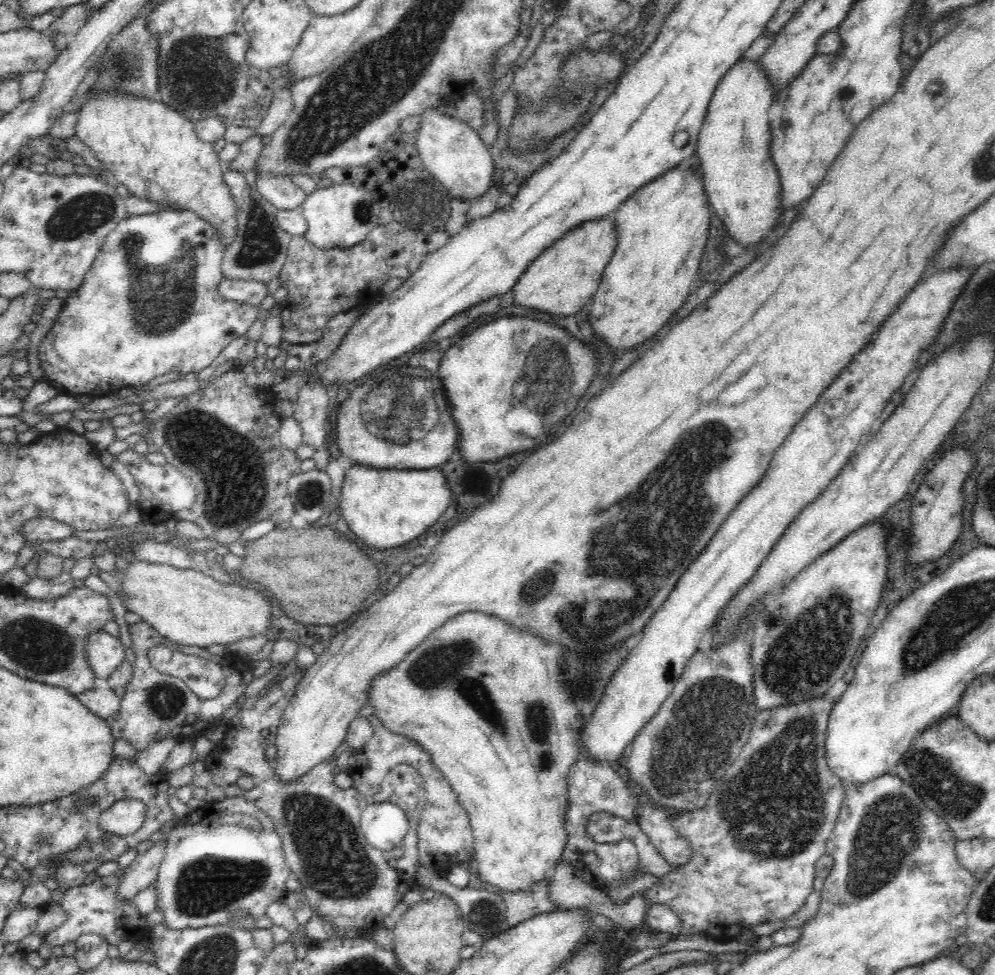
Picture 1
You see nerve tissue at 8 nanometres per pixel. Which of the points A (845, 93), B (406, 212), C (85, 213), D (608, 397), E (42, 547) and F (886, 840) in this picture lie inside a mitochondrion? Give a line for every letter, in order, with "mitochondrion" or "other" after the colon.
A: other
B: mitochondrion
C: mitochondrion
D: other
E: other
F: mitochondrion

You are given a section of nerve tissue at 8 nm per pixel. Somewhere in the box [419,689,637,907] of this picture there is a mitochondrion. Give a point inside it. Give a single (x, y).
(538, 719)

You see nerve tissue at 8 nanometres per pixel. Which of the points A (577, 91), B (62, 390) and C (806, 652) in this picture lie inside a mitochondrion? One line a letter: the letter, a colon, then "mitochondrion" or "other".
A: mitochondrion
B: other
C: mitochondrion

